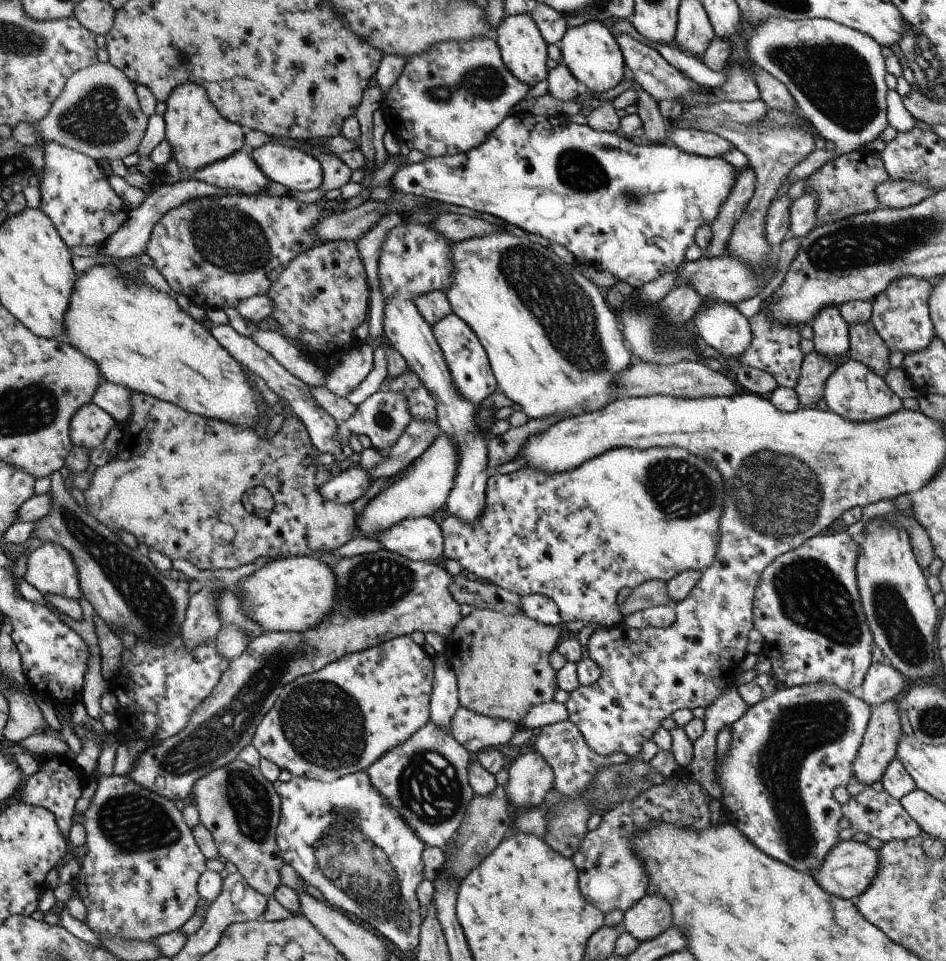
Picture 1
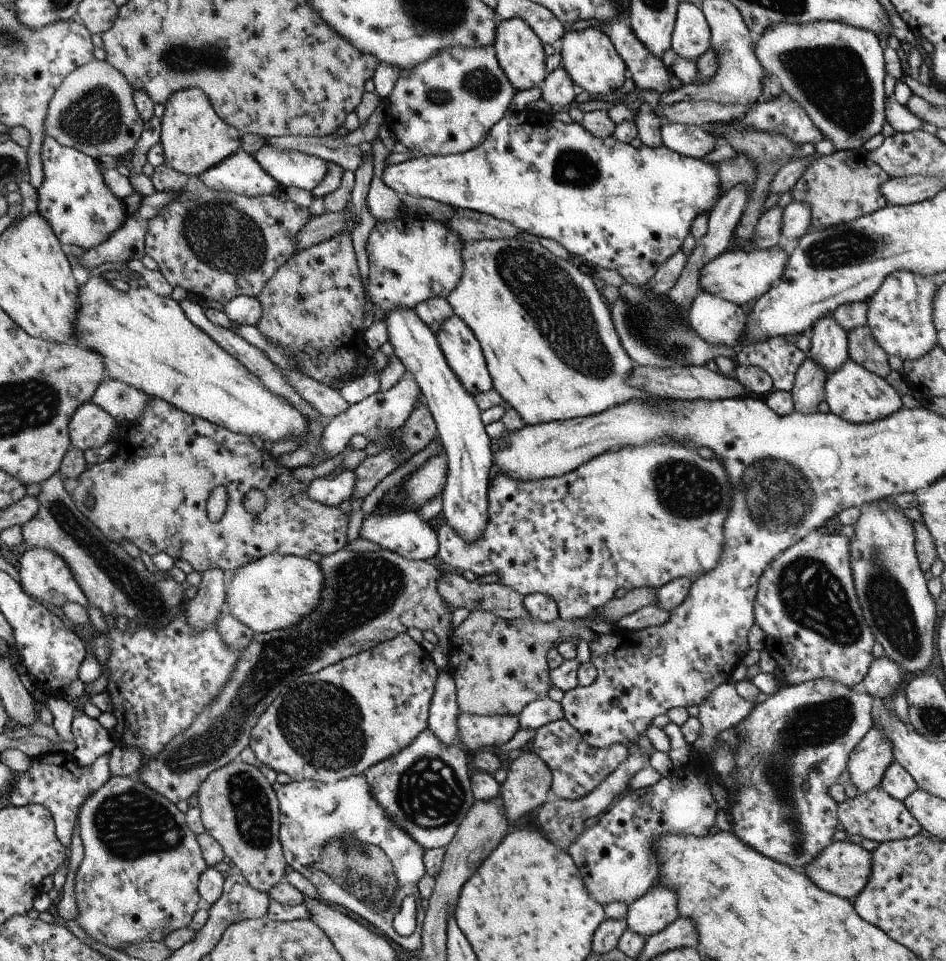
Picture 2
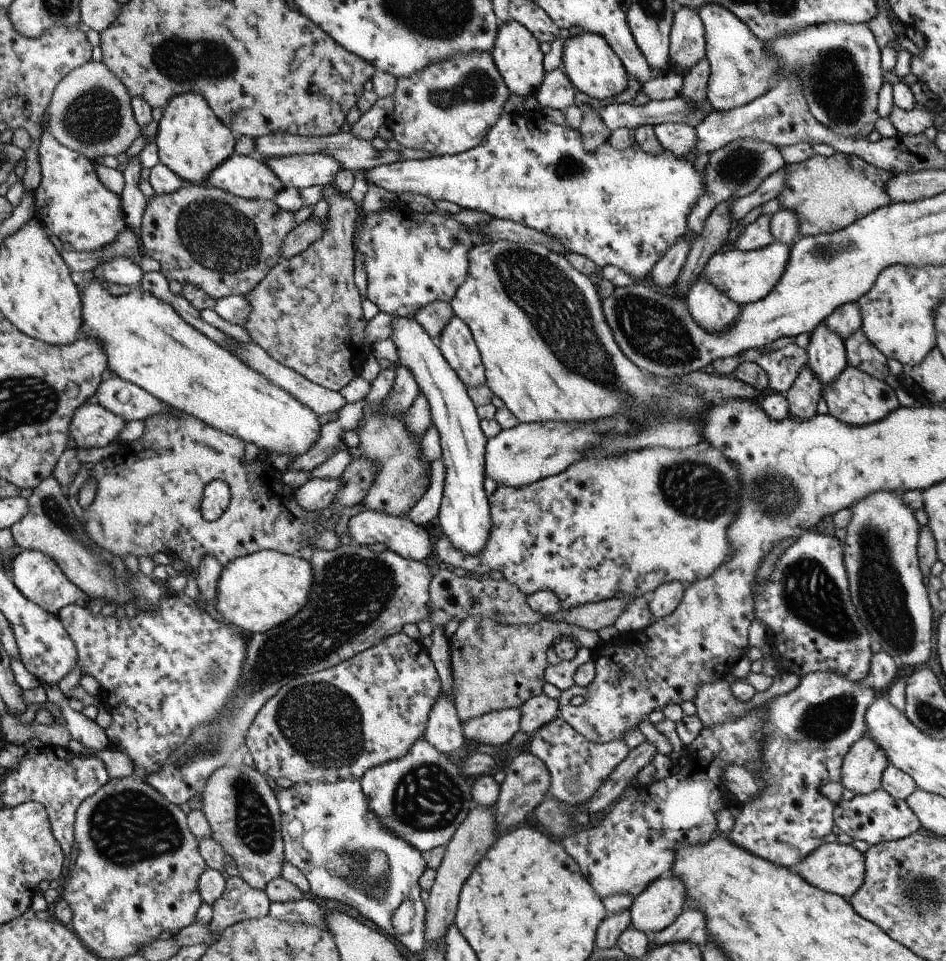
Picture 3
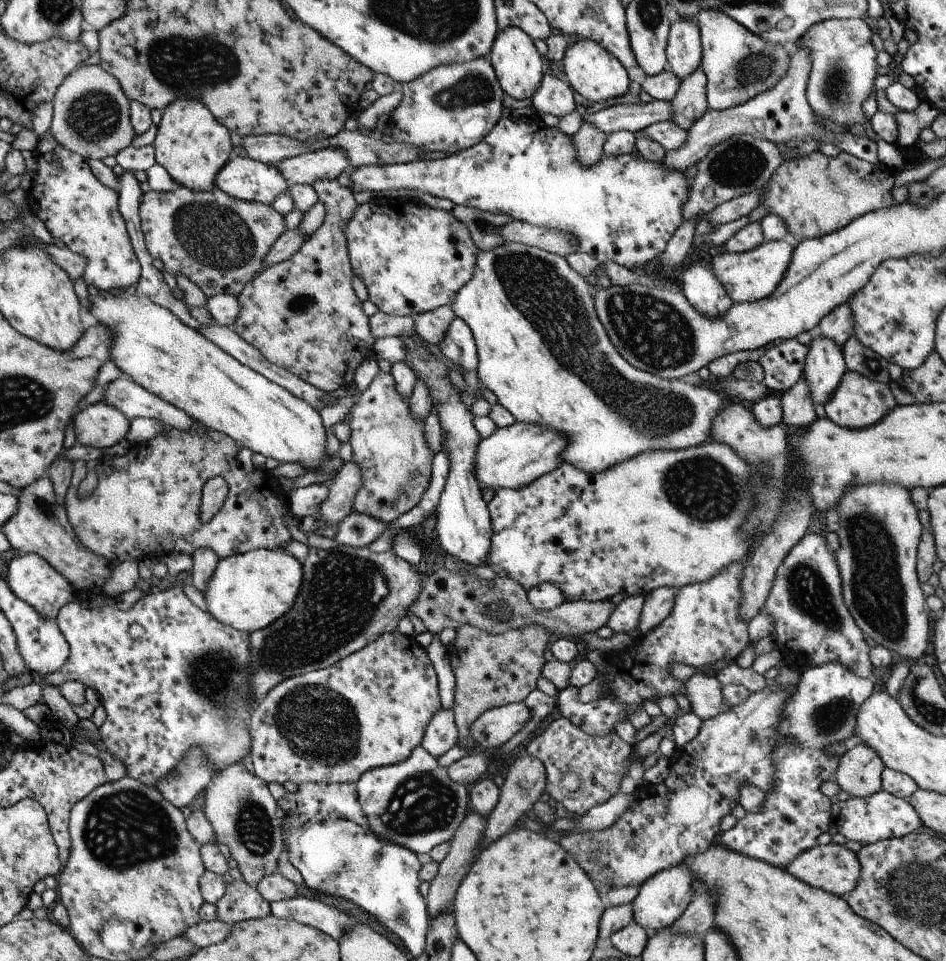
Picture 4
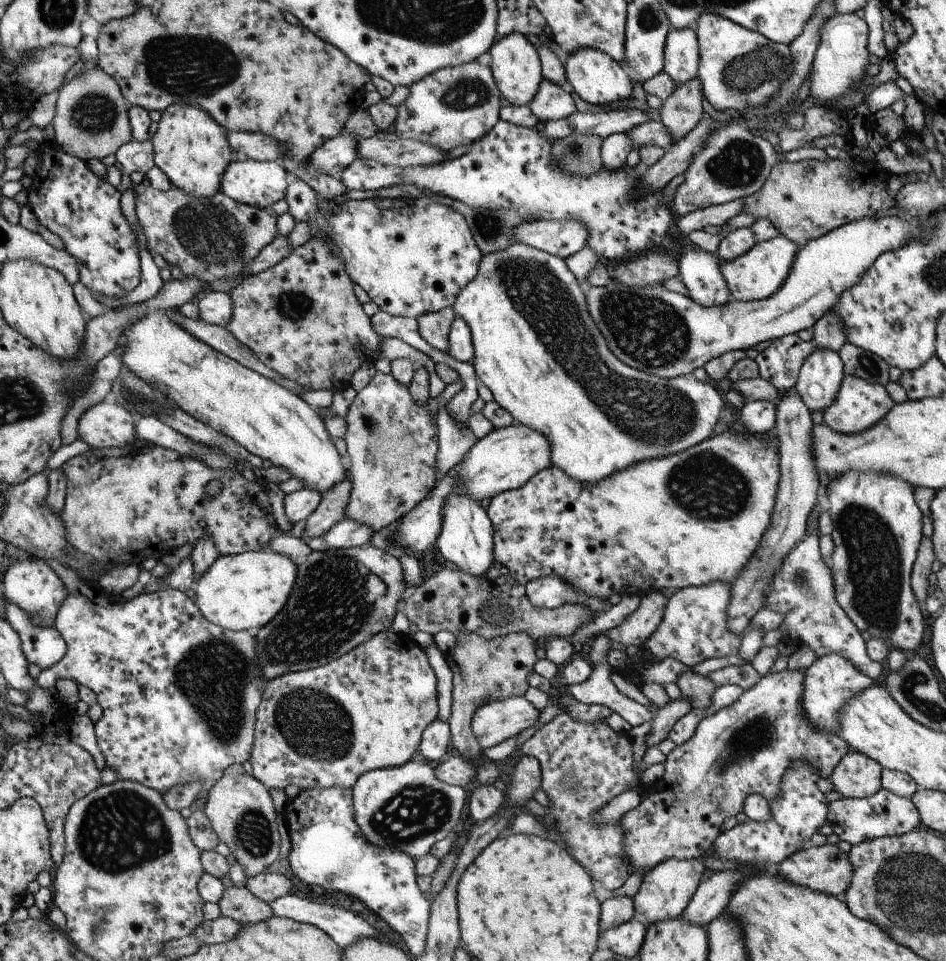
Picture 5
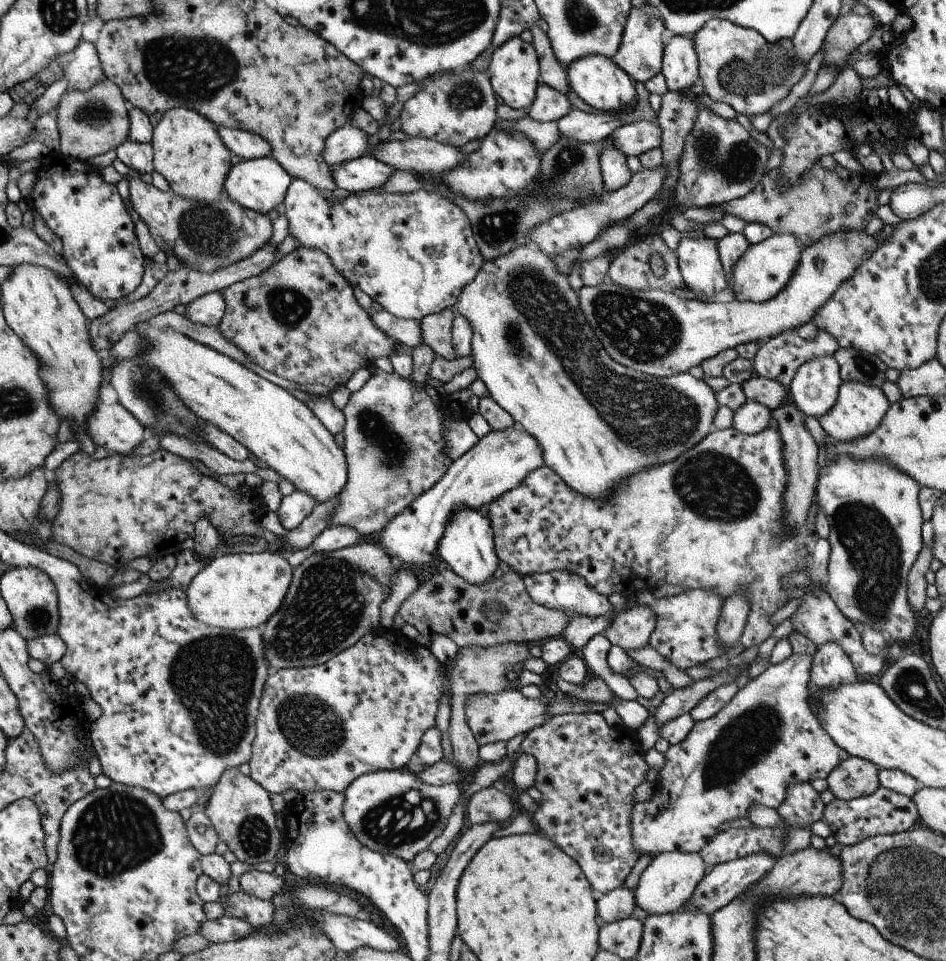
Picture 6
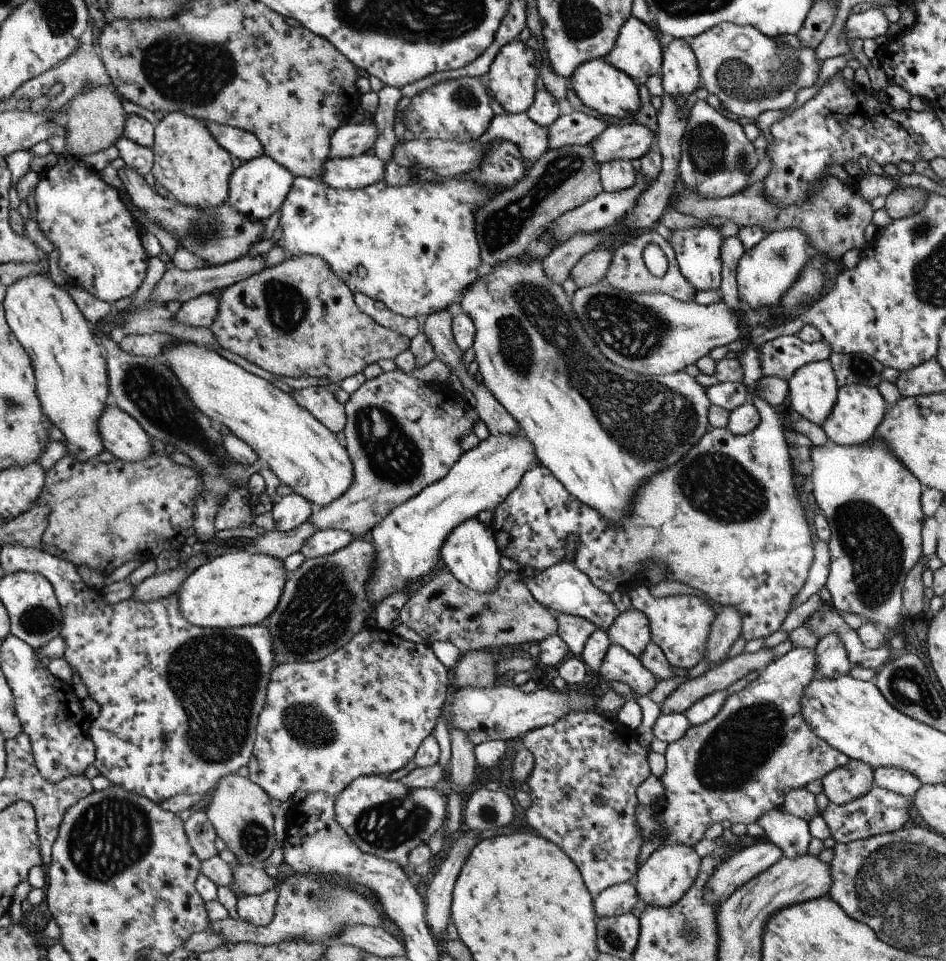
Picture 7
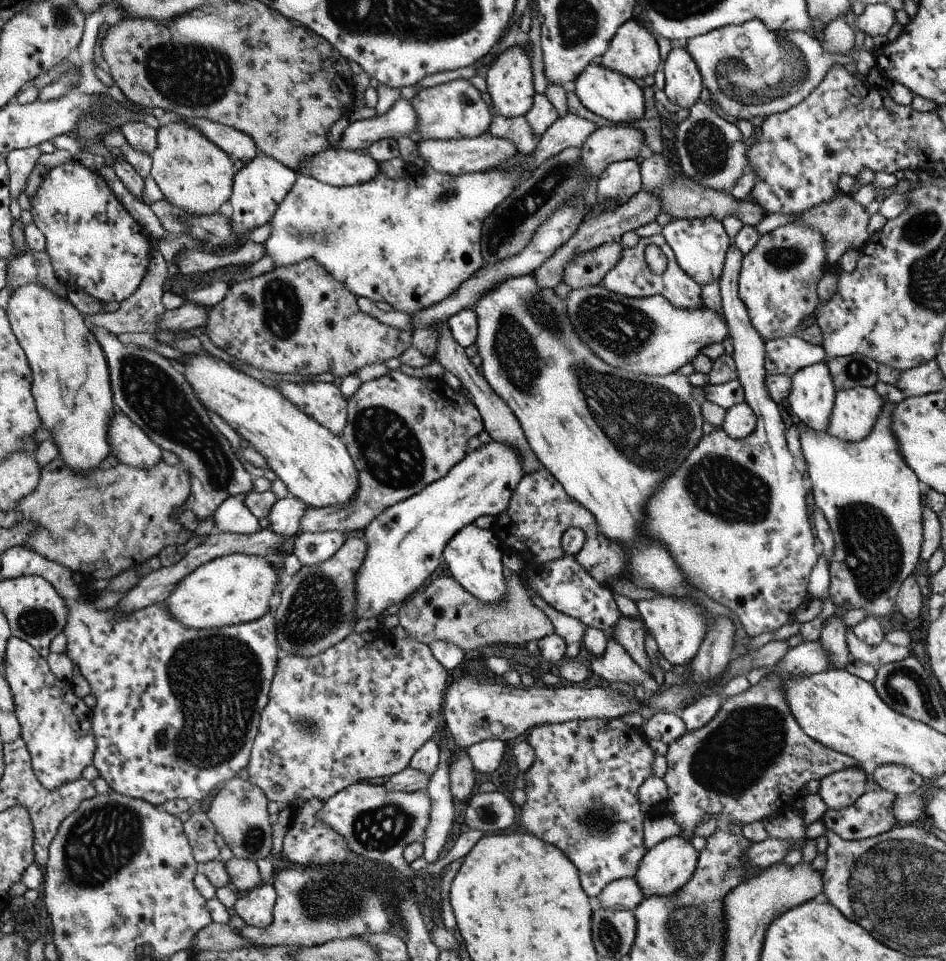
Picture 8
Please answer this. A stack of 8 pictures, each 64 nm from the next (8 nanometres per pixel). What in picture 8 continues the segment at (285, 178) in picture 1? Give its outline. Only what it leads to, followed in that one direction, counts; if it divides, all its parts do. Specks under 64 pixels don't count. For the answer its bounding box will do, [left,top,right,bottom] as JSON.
[336,98,417,152]

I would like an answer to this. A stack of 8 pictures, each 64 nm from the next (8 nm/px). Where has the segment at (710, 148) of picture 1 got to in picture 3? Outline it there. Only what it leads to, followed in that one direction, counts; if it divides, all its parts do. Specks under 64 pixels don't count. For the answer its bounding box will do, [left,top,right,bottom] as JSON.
[655,123,697,157]

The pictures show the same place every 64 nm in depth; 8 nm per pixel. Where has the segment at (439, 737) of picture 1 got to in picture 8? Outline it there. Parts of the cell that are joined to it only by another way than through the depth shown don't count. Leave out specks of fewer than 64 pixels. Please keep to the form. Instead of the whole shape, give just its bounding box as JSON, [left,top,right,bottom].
[317,781,433,878]

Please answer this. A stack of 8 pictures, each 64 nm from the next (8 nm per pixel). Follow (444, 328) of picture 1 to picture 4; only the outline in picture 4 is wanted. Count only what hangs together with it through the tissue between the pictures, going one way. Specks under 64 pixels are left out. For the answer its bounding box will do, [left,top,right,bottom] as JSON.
[440,317,479,372]

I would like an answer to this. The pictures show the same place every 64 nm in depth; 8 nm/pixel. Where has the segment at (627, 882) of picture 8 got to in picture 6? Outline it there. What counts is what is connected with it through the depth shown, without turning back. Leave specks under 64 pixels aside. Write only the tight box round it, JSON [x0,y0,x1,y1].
[597,886,636,925]

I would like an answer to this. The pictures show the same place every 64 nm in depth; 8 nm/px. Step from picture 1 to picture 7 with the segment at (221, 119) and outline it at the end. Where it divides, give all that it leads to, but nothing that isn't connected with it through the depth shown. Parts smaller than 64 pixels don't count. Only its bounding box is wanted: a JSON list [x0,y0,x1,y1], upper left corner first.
[151,111,234,210]

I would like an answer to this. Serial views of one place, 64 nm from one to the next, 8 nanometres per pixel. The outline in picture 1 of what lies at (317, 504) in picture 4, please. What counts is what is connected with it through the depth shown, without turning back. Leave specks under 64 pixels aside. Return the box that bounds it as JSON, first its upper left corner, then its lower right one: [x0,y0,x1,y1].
[321,467,371,504]

